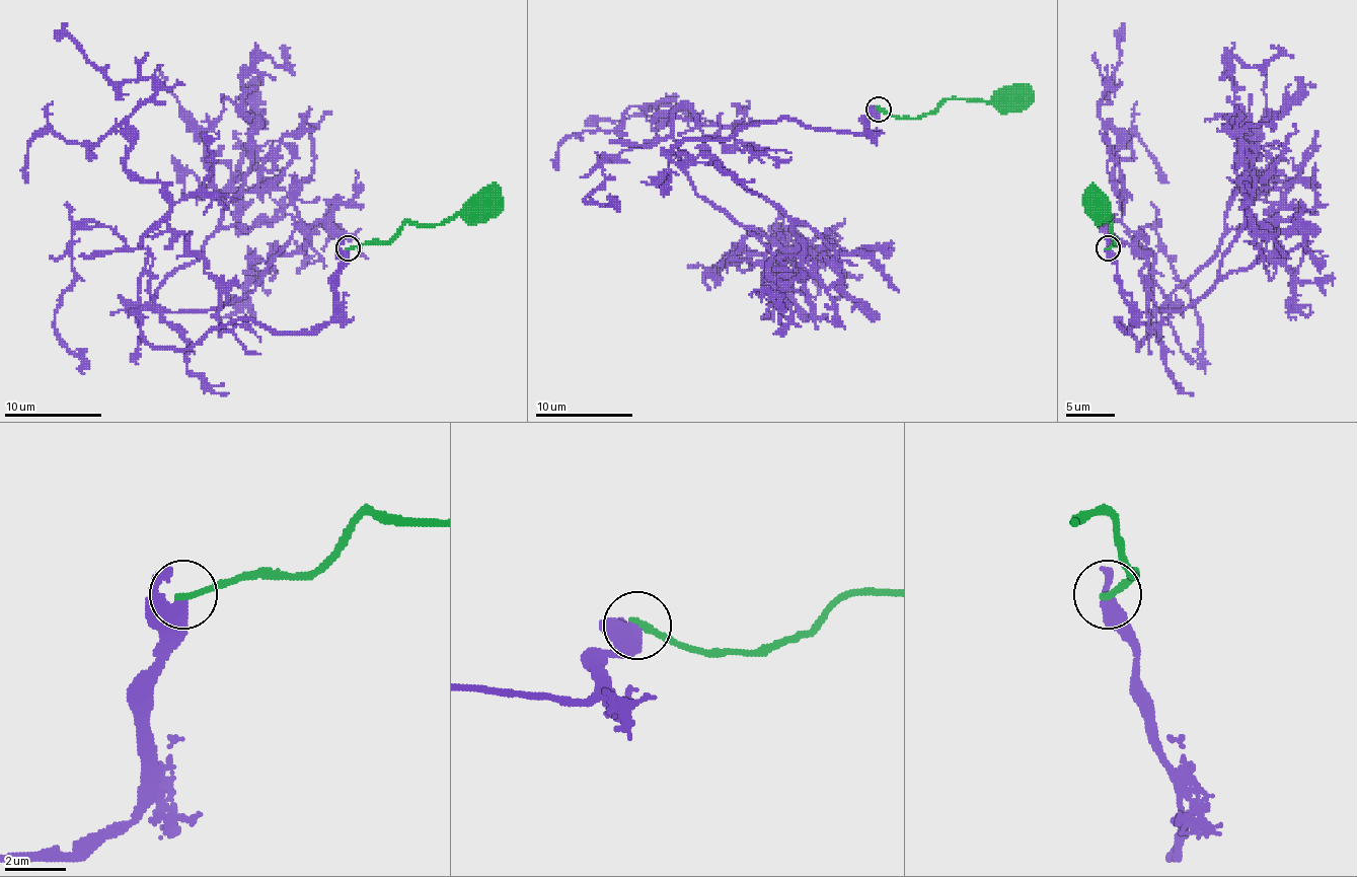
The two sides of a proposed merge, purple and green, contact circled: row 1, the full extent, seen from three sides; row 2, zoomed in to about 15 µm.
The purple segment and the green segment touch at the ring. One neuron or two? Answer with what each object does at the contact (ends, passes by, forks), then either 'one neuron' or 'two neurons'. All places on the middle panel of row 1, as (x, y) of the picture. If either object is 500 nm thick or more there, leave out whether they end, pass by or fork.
purple passes by; green ends there; two neurons

